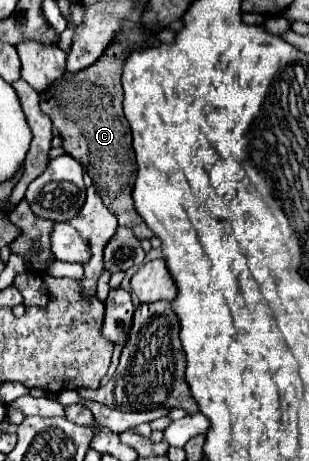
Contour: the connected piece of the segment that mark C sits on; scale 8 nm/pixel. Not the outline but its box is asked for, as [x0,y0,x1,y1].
[40,20,154,238]

